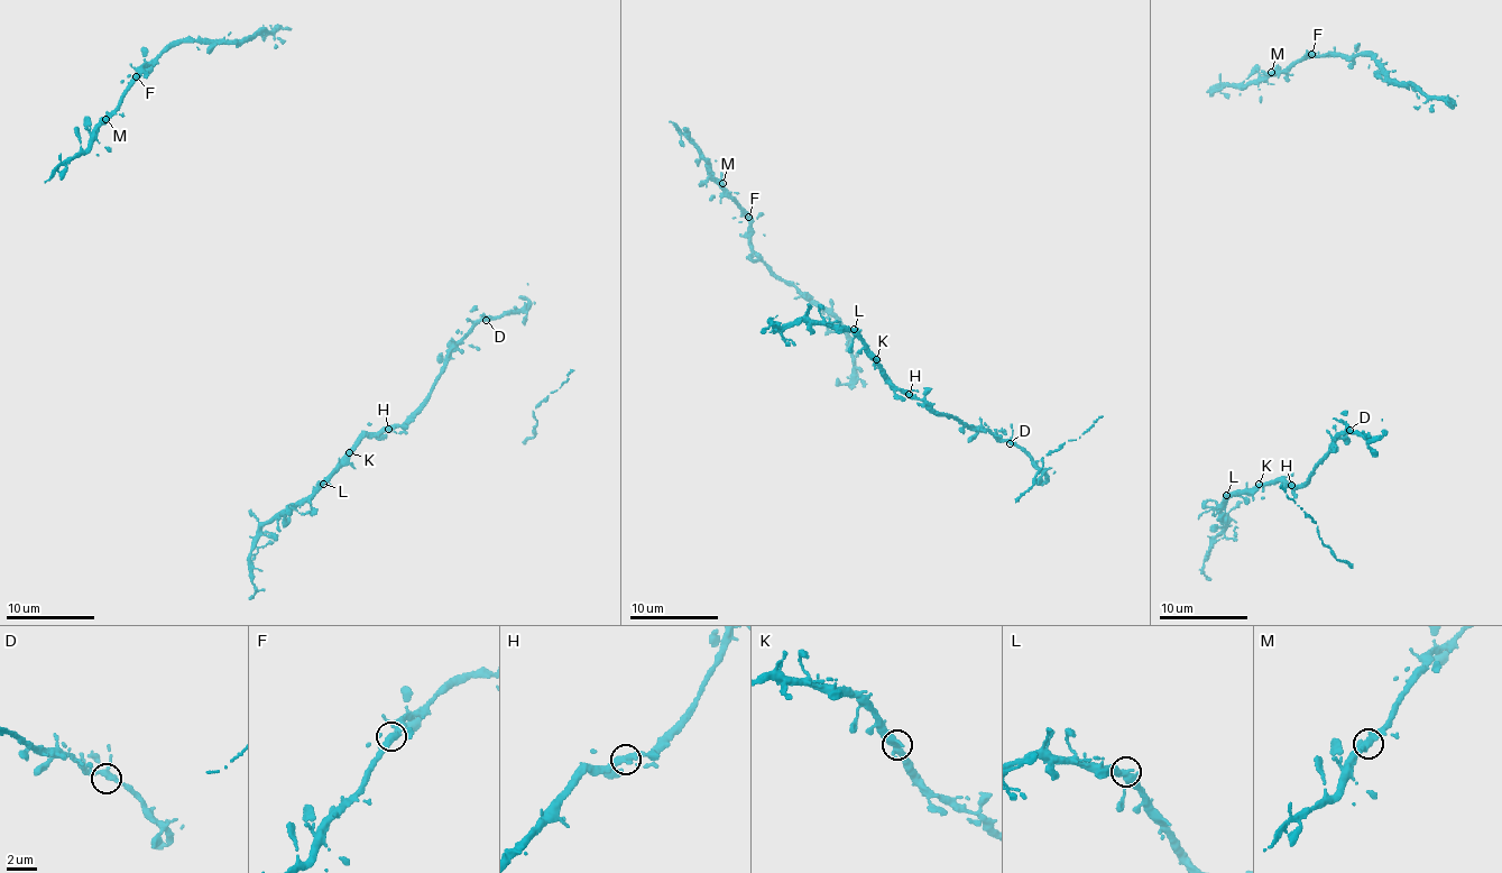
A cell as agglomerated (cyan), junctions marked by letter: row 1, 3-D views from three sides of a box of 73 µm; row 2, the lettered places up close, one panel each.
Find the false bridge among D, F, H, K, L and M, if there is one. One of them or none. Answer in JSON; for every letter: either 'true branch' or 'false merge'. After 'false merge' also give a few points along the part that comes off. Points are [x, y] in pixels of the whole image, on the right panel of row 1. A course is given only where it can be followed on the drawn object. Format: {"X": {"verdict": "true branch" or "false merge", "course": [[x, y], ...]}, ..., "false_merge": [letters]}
{"D": {"verdict": "true branch"}, "F": {"verdict": "true branch"}, "H": {"verdict": "true branch"}, "K": {"verdict": "true branch"}, "L": {"verdict": "true branch"}, "M": {"verdict": "true branch"}, "false_merge": []}

